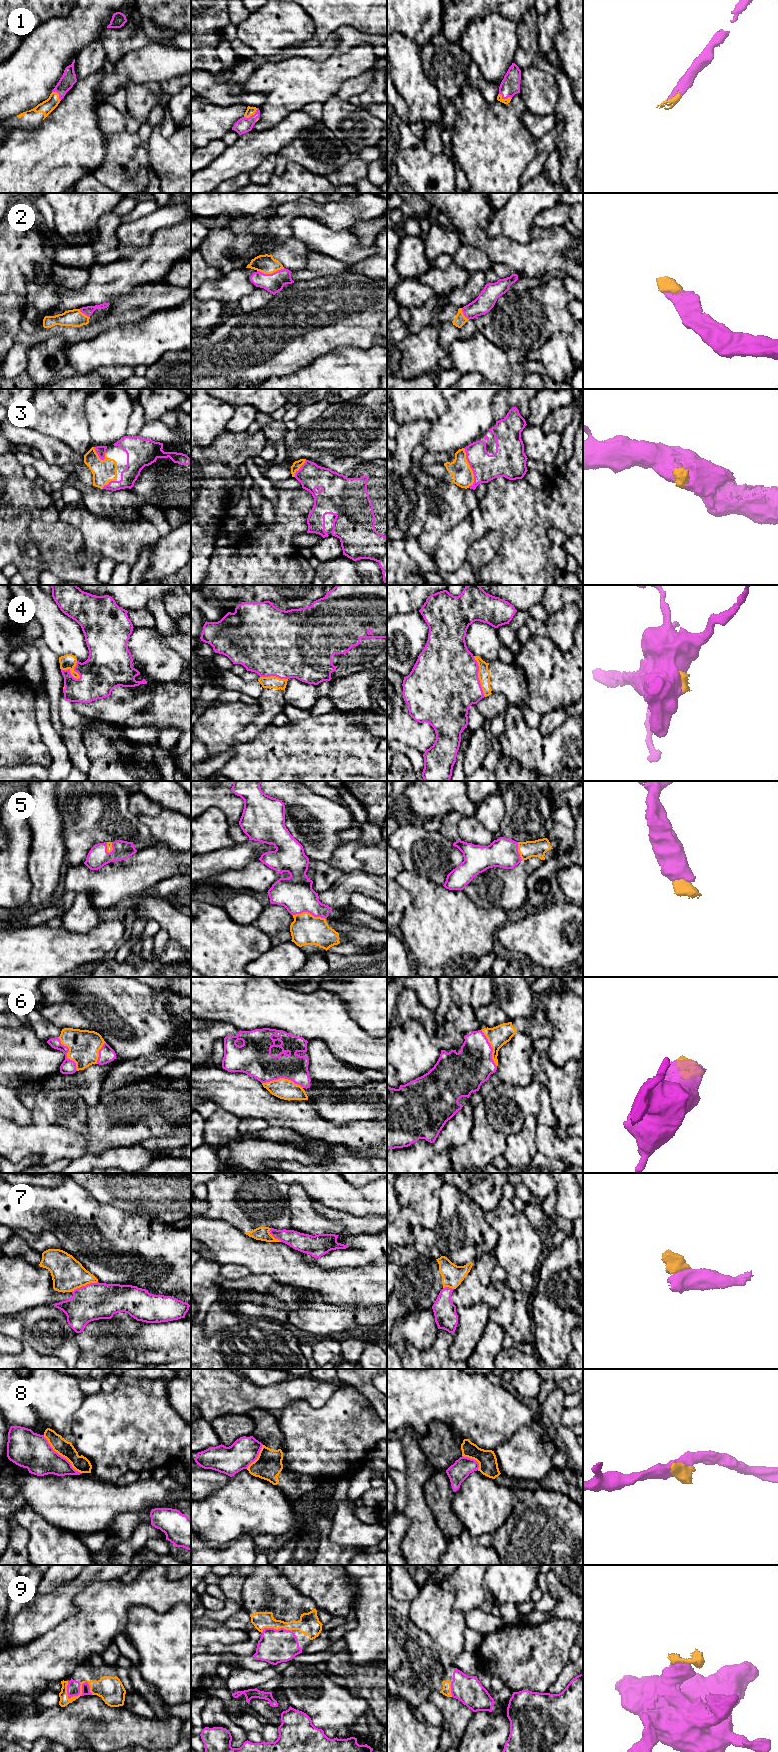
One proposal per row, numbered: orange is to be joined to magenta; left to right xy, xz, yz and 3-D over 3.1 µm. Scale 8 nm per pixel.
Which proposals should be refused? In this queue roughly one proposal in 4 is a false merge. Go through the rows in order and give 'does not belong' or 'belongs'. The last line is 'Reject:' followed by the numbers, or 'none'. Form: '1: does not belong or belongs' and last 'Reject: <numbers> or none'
1: belongs
2: belongs
3: belongs
4: belongs
5: belongs
6: belongs
7: does not belong
8: does not belong
9: belongs
Reject: 7, 8

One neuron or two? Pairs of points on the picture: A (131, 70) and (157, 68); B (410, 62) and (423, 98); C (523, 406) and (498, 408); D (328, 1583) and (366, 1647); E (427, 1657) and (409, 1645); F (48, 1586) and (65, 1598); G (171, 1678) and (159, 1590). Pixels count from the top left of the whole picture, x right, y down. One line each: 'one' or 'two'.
A: one
B: one
C: one
D: two
E: one
F: two
G: two

